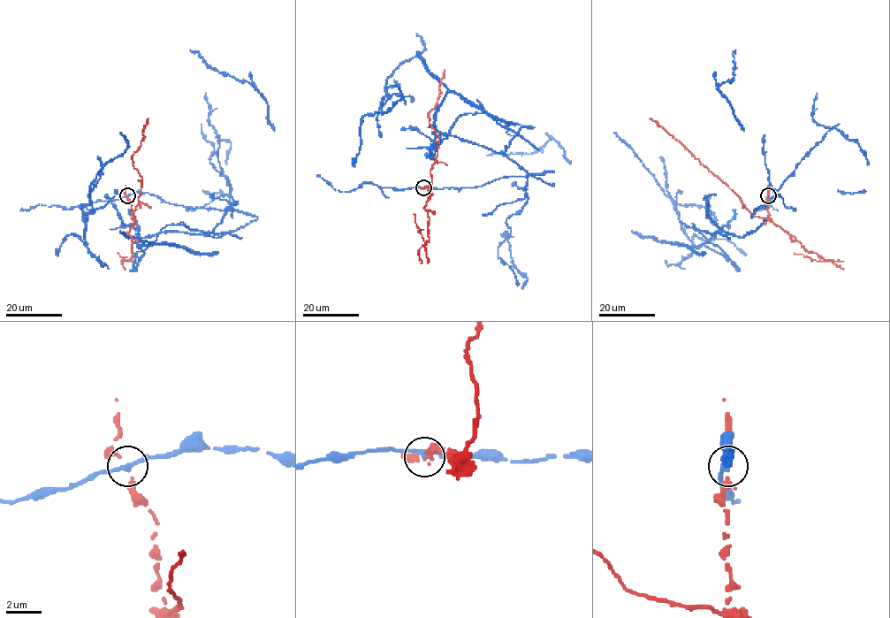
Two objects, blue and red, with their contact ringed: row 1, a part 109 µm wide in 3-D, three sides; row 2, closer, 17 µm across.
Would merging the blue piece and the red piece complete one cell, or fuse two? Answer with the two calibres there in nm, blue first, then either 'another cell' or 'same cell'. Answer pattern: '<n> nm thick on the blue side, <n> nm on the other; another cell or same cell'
240 nm thick on the blue side, 130 nm on the other; another cell

